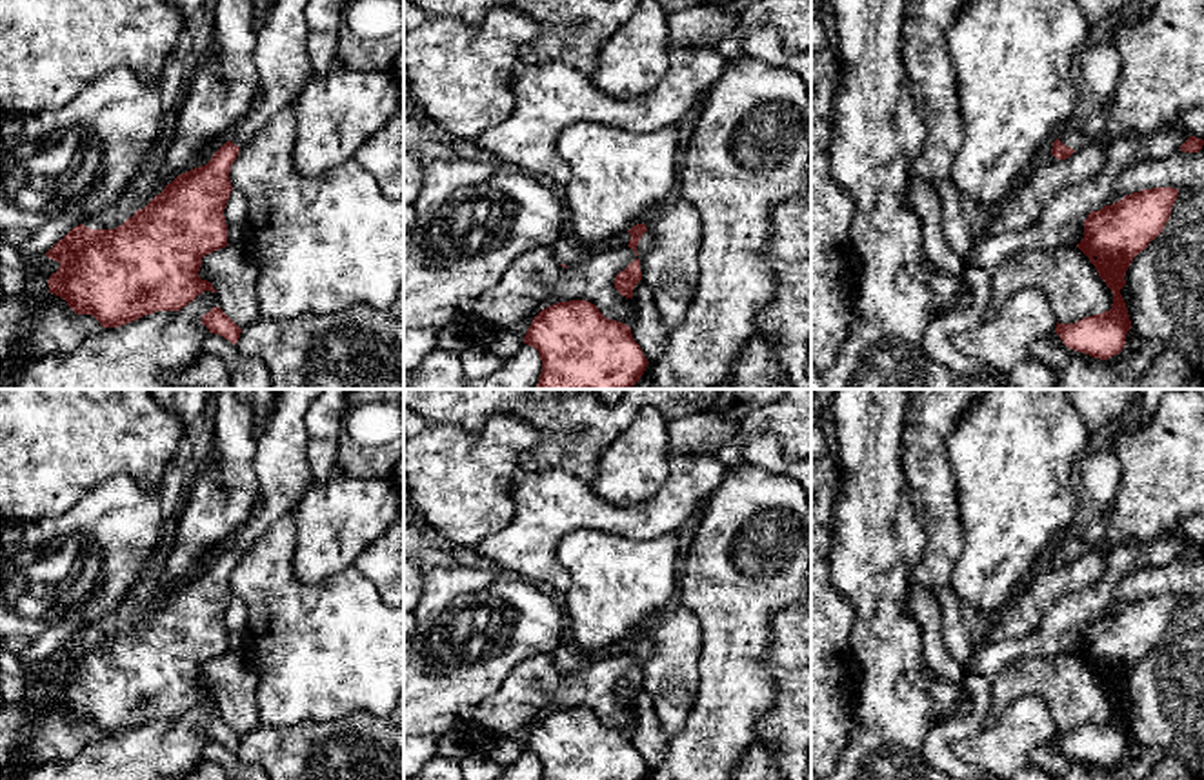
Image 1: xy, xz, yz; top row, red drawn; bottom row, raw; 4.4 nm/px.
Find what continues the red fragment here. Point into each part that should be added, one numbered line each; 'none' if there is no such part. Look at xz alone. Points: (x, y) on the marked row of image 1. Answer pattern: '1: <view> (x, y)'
1: xz (646, 242)

